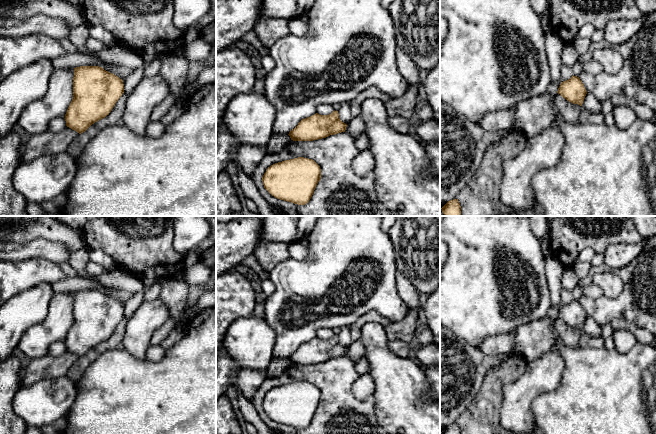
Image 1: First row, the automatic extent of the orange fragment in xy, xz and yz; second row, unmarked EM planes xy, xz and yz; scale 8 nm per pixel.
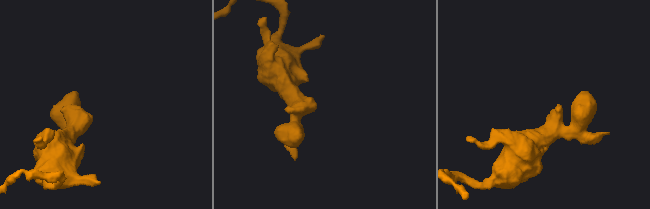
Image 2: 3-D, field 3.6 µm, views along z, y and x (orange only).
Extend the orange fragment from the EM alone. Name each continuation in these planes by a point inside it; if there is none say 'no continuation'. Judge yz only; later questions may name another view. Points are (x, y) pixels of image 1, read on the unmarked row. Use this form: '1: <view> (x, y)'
no continuation

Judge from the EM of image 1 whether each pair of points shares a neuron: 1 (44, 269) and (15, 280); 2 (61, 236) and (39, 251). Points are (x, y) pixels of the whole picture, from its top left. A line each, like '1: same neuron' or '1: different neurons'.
1: same neuron
2: different neurons

